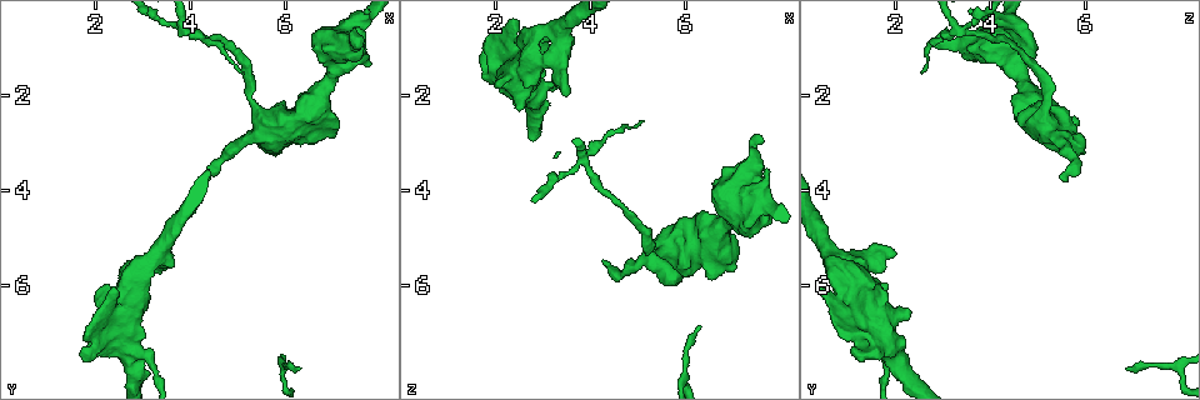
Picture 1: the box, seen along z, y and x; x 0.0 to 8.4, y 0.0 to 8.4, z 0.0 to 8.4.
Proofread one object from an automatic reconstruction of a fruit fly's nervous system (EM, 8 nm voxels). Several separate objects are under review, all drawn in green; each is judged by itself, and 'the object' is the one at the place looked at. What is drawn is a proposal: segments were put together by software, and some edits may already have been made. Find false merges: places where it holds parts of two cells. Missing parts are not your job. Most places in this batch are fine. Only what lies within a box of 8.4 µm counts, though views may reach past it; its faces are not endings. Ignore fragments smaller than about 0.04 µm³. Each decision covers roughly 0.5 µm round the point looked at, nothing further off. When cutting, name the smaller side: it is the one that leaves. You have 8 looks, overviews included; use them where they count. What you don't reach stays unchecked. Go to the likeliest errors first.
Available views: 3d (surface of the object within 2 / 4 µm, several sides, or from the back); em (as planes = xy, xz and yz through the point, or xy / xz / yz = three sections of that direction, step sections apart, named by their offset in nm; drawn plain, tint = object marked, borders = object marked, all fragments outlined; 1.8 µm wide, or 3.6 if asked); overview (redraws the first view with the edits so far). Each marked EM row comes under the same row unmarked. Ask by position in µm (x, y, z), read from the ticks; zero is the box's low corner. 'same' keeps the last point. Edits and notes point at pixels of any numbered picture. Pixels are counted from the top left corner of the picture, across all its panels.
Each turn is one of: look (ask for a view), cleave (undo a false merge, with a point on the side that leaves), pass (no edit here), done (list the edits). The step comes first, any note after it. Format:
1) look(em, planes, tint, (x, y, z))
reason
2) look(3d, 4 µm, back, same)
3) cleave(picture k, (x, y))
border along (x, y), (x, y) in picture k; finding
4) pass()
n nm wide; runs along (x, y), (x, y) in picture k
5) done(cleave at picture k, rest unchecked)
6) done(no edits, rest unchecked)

look(3d, 4 µm, back, (2.80, 6.30, 1.20))
closes a loop

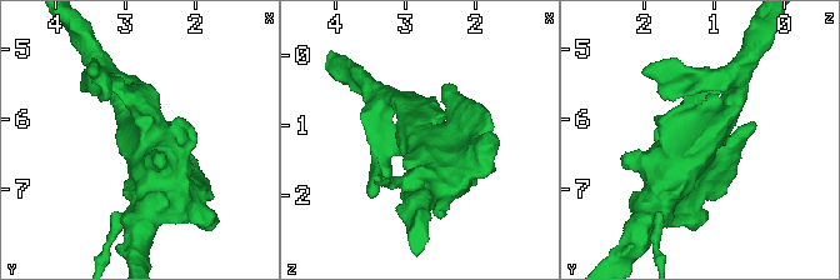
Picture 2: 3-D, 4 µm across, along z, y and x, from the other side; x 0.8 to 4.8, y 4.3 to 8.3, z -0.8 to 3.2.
look(em, 3.6 µm, planes, tint, (2.75, 6.30, 1.20))

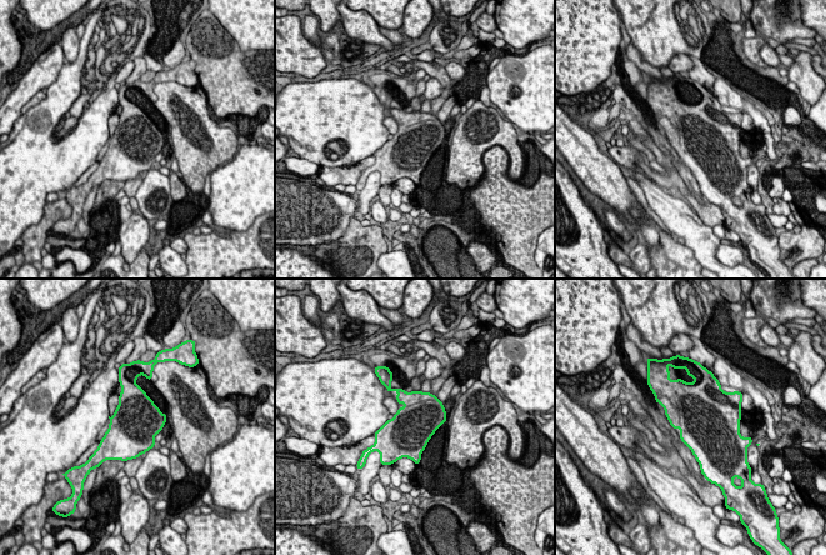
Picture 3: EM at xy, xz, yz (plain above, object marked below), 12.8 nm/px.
pass()
one cell here

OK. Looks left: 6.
look(em, planes, tint, (3.90, 0.60, 3.35))
sharp bend

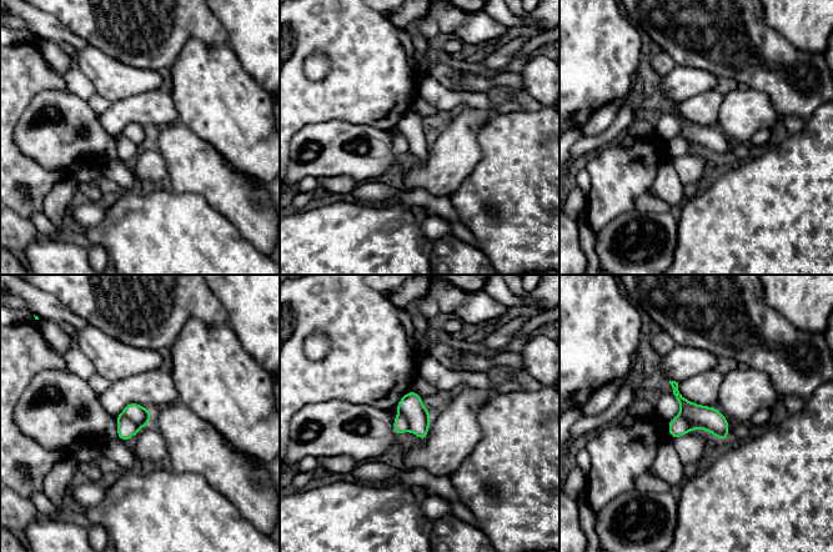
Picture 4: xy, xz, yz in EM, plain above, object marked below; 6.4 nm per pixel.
cleave(picture 4, (401, 425))
border along (399, 412), (406, 418), (410, 430) in picture 4; two cells meet here

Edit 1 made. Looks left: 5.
look(em, 3.6 µm, planes, tint, (5.65, 2.55, 5.10))
thin arm on a thick one

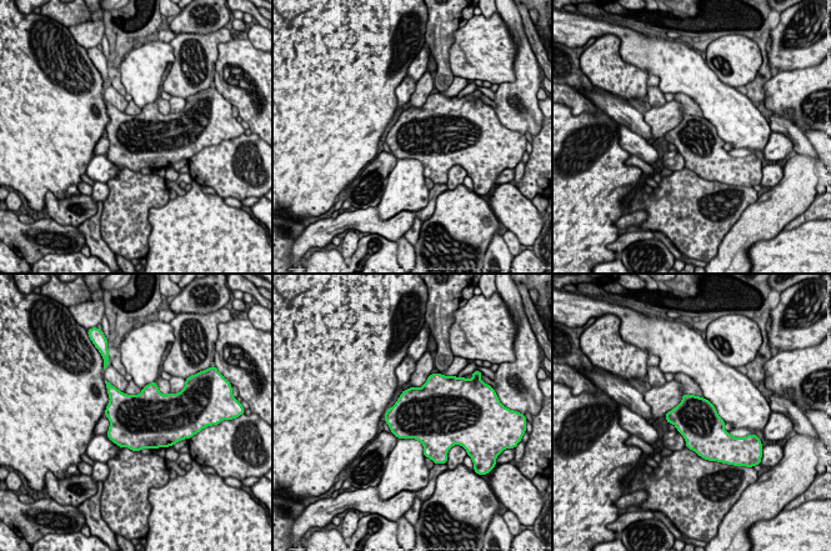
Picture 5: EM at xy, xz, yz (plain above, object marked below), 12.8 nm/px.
pass()
continuous, no second cell

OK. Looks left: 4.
done(cleave at picture 4, rest unchecked)

